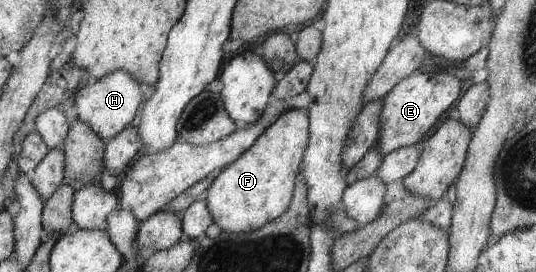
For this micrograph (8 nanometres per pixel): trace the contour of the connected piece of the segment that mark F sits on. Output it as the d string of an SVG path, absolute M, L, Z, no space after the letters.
M291 106L284 113L281 113L277 121L271 124L257 138L257 141L235 162L230 163L222 172L213 180L208 189L207 200L196 201L192 203L181 216L182 230L187 233L189 239L197 241L204 237L207 227L215 222L223 232L241 234L250 232L266 223L272 222L283 215L291 207L291 197L293 185L299 173L299 163L304 159L305 149L309 142L309 115L307 110Z

